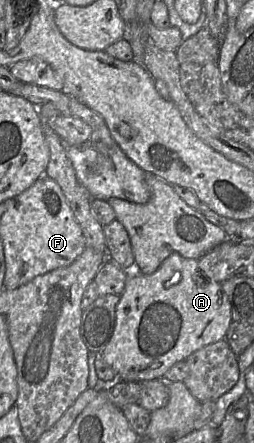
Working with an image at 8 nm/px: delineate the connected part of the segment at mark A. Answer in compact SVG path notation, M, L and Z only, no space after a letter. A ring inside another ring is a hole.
M172 253L152 274L145 275L138 272L136 269L133 269L132 271L128 272L124 290L120 295L119 302L116 306L116 320L112 336L104 350L100 353L100 355L103 357L104 361L115 371L118 379L129 381L163 379L164 374L175 363L182 360L186 360L186 358L190 354L203 348L204 346L225 339L230 322L230 303L227 295L221 288L221 284L214 280L210 280L200 272L197 259L185 258L179 253Z

